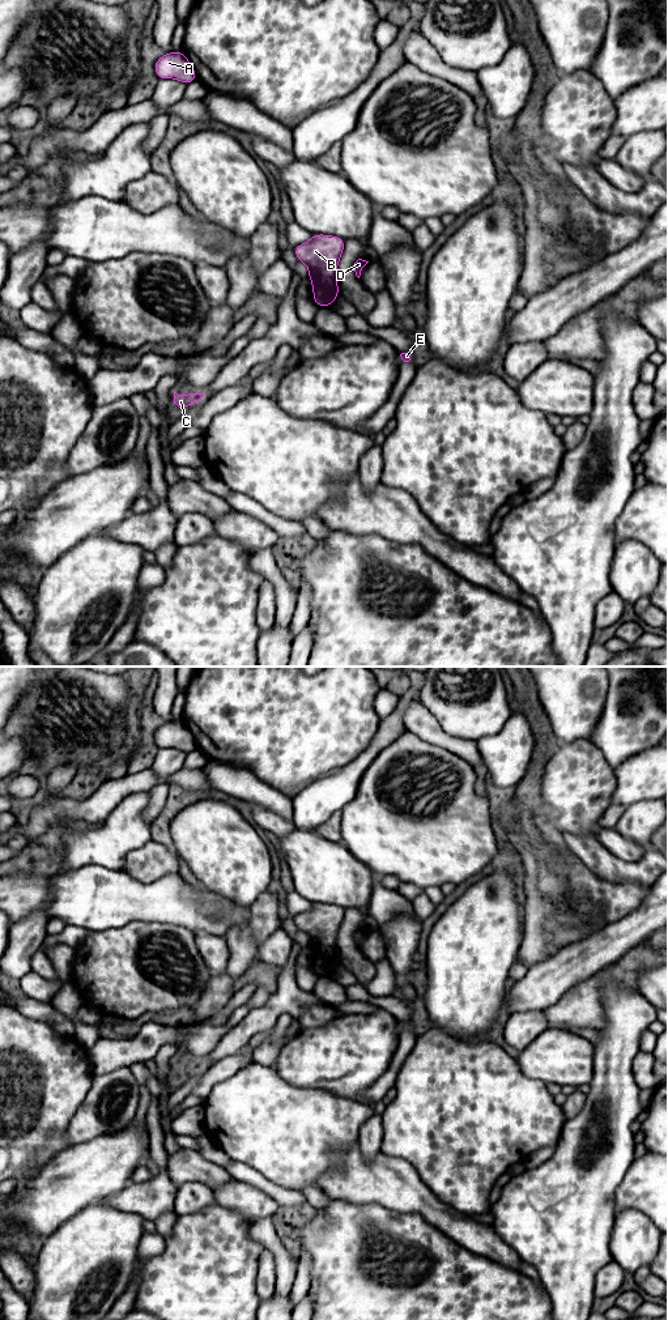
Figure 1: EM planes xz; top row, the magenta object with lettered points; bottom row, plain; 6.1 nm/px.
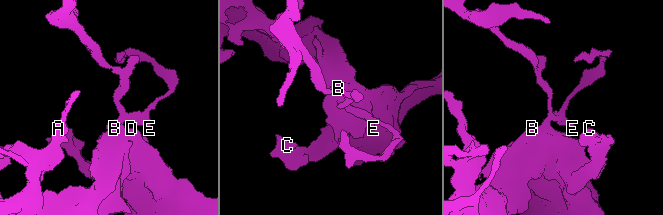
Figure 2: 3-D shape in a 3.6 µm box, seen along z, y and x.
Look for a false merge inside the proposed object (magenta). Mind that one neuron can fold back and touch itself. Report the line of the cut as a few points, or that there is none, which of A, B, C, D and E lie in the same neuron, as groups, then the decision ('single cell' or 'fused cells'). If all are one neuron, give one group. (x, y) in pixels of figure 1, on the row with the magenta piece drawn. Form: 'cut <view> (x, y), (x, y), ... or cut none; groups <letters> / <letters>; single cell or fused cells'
cut xz (319, 289), (322, 297), (317, 302); groups A B C D / E; fused cells

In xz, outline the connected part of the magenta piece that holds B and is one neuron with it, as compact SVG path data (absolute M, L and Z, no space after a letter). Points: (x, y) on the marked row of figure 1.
M314 234L314 237L294 247L295 256L310 268L307 276L312 282L314 293L320 290L323 298L319 307L329 307L340 295L336 269L344 251L345 239L333 235Z

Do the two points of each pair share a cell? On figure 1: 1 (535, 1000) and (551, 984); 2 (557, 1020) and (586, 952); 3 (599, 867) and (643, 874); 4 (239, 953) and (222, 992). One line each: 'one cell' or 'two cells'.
1: one cell
2: two cells
3: one cell
4: two cells

